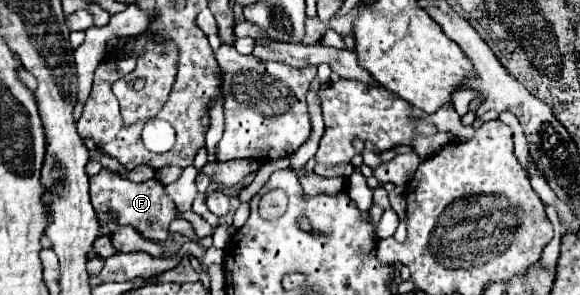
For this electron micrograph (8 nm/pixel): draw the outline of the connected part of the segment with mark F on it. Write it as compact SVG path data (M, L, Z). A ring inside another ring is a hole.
M101 169L89 181L91 181L91 203L99 213L99 223L103 225L103 233L111 235L121 225L133 225L145 239L151 241L163 241L169 235L169 223L175 219L177 211L157 179L135 183L123 175L111 173L109 169ZM107 209L117 211L117 217L109 219Z

